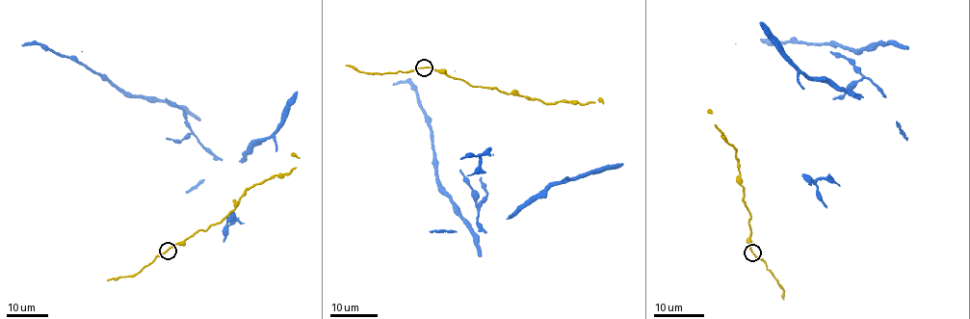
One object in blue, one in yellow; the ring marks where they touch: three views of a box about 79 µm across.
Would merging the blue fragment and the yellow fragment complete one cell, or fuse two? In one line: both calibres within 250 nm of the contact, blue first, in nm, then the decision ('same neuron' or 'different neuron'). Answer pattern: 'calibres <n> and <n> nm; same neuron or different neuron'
calibres 50 and 160 nm; different neuron

